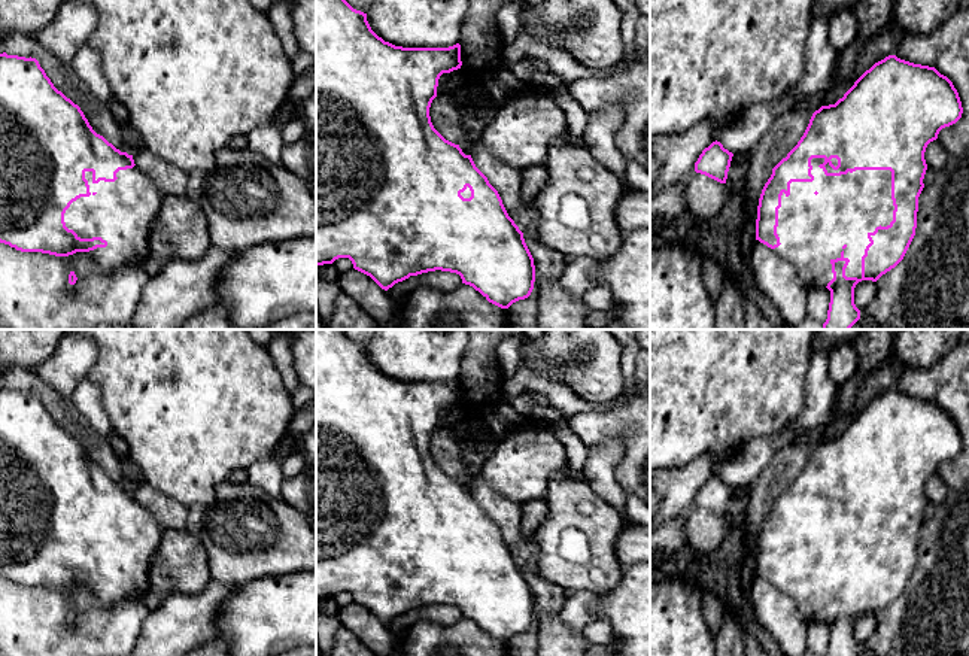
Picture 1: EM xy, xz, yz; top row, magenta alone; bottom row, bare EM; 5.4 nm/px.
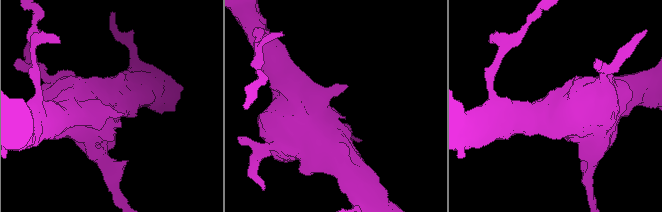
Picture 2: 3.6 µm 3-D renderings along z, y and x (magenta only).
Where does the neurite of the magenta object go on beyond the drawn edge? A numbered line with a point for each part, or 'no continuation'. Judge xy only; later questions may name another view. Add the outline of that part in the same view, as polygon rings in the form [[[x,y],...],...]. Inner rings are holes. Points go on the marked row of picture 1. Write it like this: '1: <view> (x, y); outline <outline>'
1: xy (121, 212); outline [[[137,165],[116,173],[115,182],[92,182],[85,171],[89,197],[81,197],[64,213],[64,222],[81,239],[101,237],[106,247],[89,250],[101,273],[122,265],[143,264],[149,253],[151,225],[164,195],[154,179]]]

